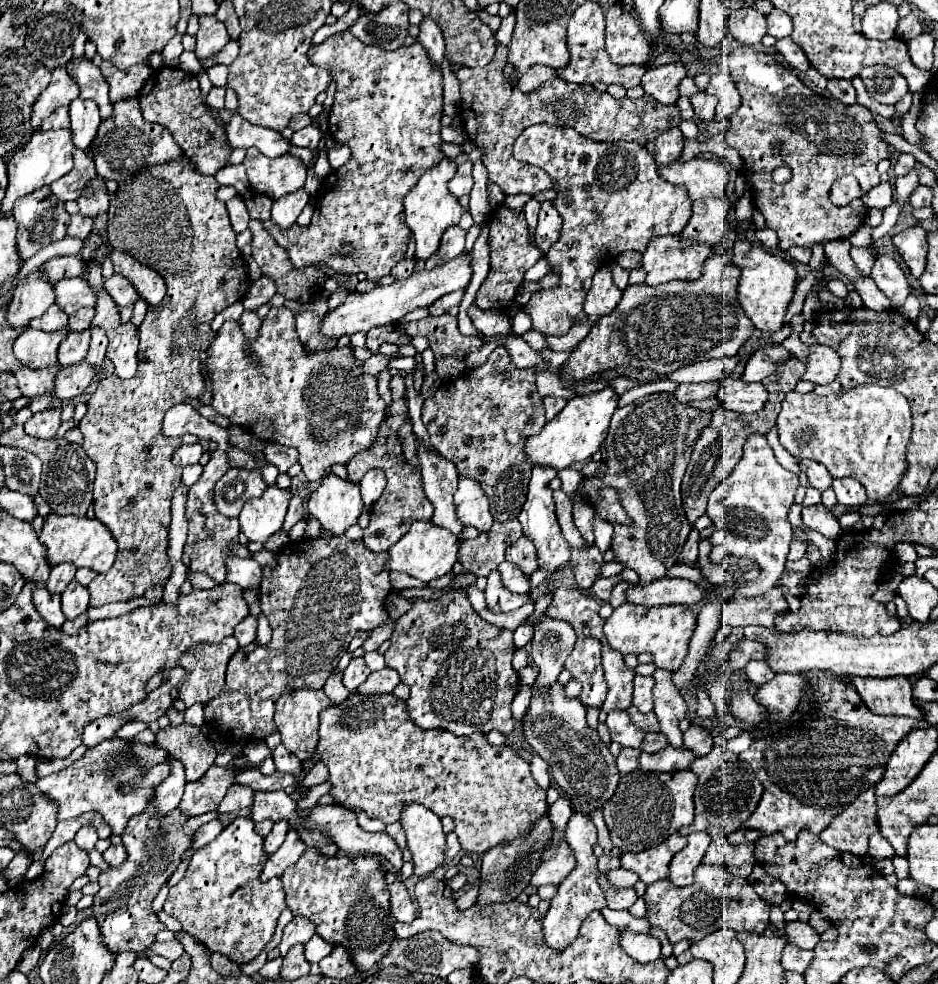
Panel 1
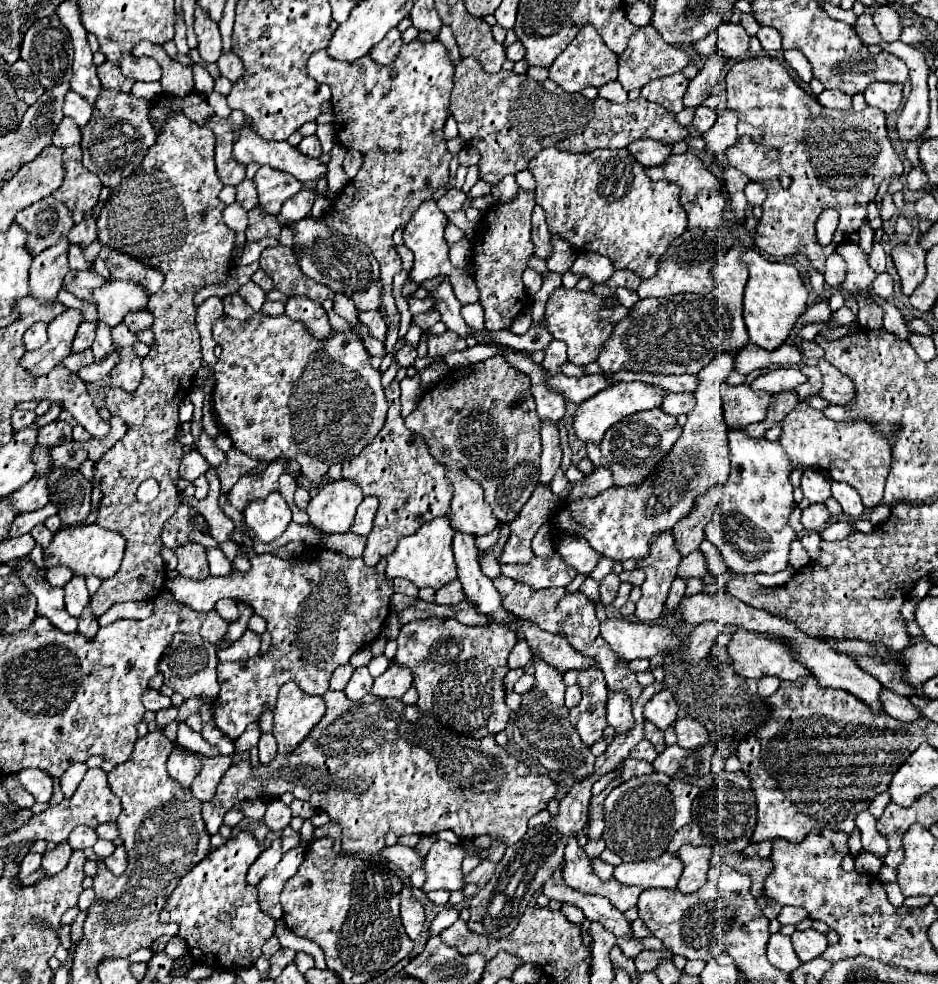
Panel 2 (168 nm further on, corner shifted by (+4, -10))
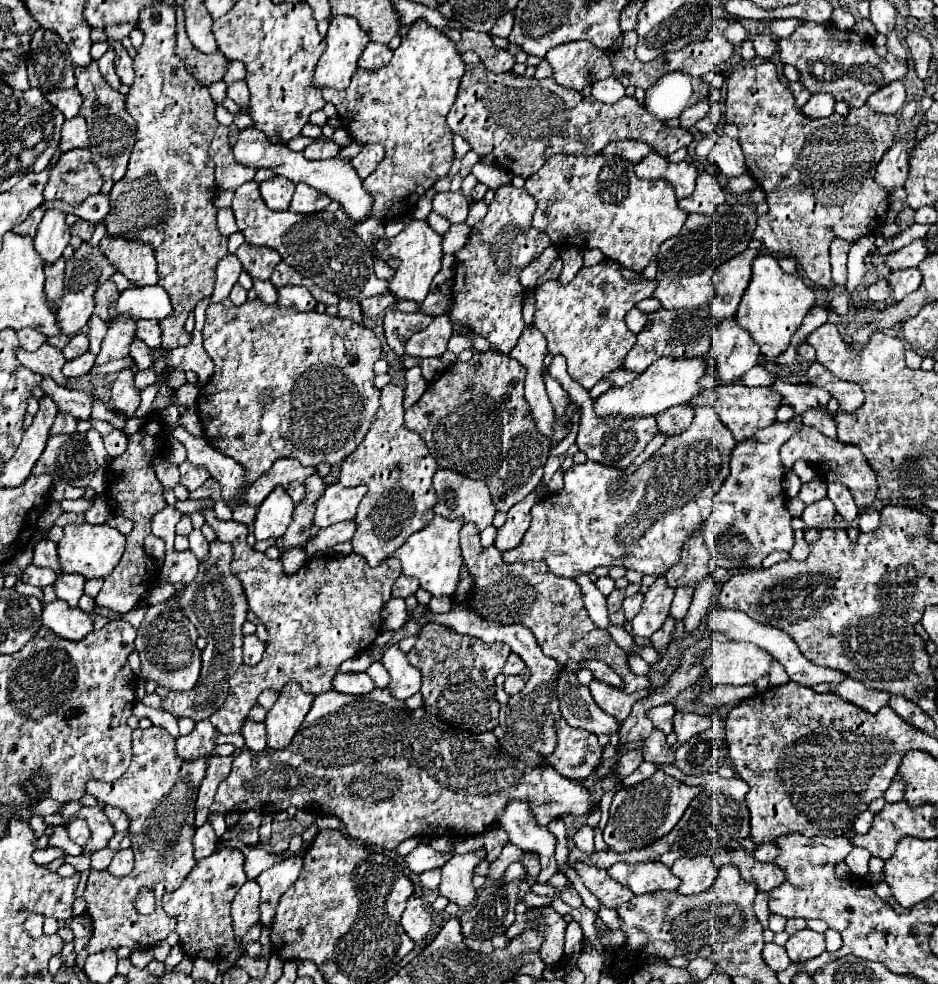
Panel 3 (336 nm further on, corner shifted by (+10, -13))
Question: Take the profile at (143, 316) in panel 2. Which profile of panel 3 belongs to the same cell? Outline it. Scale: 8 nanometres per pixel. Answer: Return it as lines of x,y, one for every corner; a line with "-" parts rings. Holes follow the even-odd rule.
136,321
136,337
142,339
148,347
160,347
160,327
158,321

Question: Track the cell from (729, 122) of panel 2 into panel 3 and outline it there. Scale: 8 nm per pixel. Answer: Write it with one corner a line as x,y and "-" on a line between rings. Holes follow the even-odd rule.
724,133
718,135
718,141
716,141
716,145
714,145
712,153
710,153
710,163
718,165
720,171
726,177
746,173
744,155
742,155
742,149
740,149
738,141
732,139
732,137
726,137

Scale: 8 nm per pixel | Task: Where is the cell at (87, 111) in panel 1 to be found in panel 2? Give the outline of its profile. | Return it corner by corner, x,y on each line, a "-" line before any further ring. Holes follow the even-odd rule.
68,92
66,94
66,102
64,102
64,114
74,118
78,122
80,128
84,128
92,116
92,106
82,98
82,96
76,96
76,92

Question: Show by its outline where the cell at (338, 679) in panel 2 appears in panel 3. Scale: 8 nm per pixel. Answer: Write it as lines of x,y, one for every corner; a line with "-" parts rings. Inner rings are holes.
362,653
362,657
354,657
354,659
344,661
344,663
338,667
338,673
348,673
348,671
366,671
370,665
372,665
370,657
368,657
366,653

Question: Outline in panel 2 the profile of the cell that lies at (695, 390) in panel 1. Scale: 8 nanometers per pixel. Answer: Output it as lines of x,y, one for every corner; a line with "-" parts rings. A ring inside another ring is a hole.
668,394
664,404
662,404
662,410
670,416
680,416
680,414
688,414
692,412
696,400
694,400
694,394

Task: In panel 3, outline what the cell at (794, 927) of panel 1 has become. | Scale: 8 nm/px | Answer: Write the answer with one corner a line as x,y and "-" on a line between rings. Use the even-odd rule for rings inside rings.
802,929
786,941
786,951
792,961
806,961
824,953
824,933

